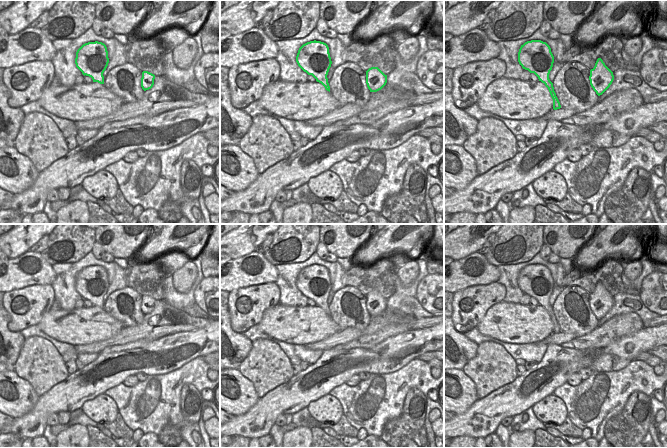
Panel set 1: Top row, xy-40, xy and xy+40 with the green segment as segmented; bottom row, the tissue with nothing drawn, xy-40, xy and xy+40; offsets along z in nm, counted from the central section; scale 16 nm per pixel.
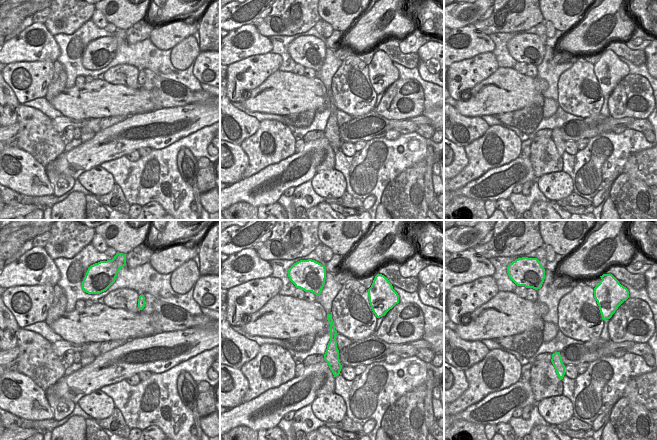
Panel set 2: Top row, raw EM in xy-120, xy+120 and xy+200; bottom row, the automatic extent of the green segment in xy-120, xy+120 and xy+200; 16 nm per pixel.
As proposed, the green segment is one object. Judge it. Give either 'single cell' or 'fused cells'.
single cell

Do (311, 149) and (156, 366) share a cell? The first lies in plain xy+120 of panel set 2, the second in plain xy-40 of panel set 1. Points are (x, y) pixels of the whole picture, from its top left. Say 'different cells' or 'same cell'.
same cell

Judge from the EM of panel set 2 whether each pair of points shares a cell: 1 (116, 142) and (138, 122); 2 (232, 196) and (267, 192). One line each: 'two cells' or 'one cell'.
1: one cell
2: one cell

